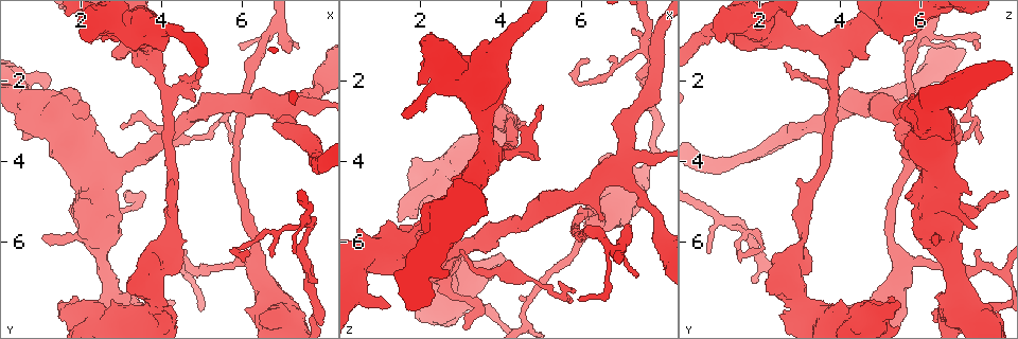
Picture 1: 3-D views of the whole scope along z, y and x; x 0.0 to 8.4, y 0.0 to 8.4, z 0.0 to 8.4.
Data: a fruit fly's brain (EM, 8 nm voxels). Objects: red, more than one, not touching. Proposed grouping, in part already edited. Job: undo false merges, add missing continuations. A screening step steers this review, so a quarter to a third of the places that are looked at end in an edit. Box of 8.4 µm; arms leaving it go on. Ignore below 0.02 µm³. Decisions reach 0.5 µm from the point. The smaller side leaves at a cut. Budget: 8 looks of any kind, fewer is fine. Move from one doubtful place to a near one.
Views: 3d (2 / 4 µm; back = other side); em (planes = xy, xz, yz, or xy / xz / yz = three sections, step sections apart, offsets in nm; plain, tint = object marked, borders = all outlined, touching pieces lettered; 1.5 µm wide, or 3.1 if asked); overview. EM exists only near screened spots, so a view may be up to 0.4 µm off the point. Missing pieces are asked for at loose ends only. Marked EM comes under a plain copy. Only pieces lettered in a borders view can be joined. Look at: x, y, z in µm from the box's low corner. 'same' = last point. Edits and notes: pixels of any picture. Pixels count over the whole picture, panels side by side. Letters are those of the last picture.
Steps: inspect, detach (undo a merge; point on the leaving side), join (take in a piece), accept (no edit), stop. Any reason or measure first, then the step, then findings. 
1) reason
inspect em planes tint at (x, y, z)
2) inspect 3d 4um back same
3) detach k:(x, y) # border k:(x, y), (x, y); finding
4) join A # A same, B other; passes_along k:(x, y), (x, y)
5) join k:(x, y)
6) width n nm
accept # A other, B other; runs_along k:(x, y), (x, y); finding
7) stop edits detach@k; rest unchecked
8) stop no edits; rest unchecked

free end
inspect em xz step 8 tint at (7.90, 7.00, 1.90)

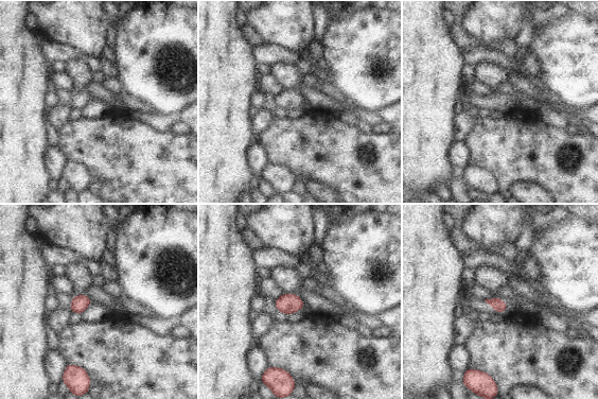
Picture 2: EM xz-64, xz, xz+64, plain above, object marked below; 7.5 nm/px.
cut it another way
inspect em planes borders same

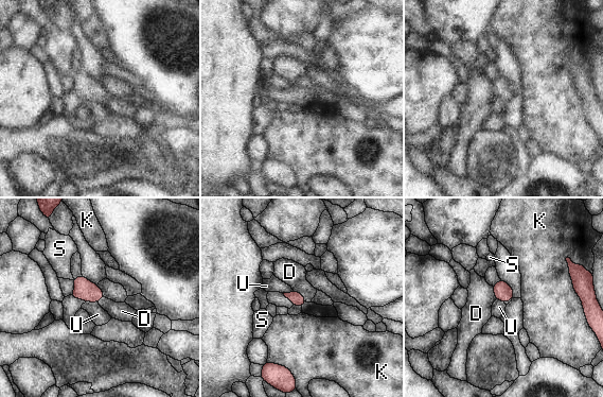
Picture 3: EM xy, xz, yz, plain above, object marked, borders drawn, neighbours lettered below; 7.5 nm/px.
accept # D other, K other, S other, U other; border 3:(294, 290), (306, 301); no lettered piece goes on from it

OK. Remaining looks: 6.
branch stops here
inspect em xz step 8 tint at (2.10, 2.95, 5.35)

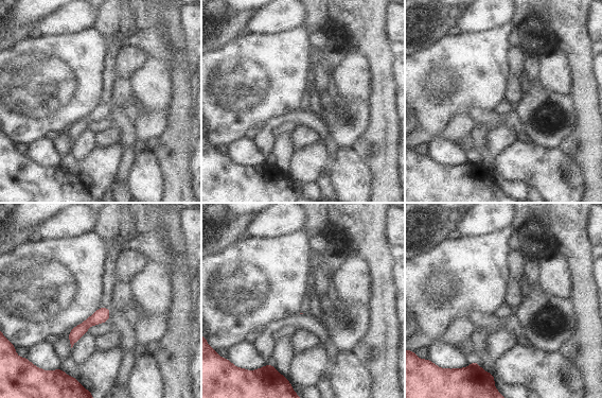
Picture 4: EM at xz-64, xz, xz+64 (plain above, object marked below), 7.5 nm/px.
cut it another way
inspect em planes borders same

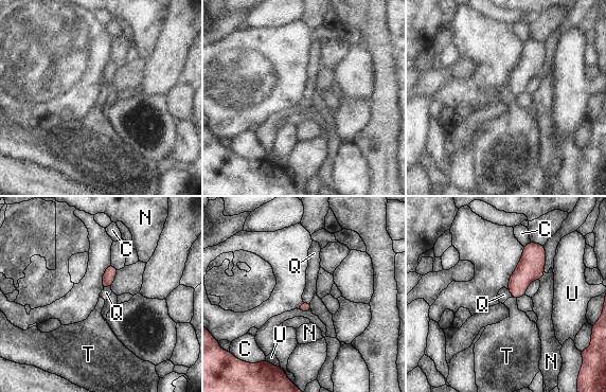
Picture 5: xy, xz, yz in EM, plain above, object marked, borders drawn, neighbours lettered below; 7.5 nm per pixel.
accept # C other, N other, Q other, T other, U other; border 5:(513, 297), (516, 300); none of them fits

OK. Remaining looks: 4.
thick end
inspect 3d 2um at (1.15, 2.15, 7.55)

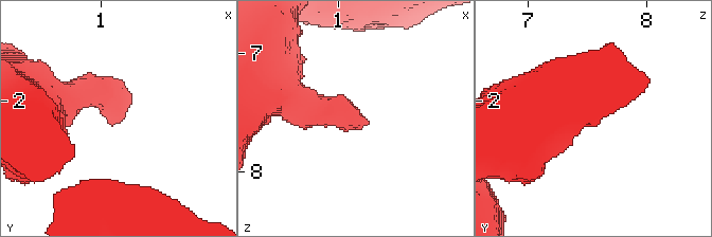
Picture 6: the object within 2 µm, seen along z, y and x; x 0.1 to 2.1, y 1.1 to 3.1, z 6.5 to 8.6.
shape alone is not enough
inspect em planes borders at (1.16, 2.20, 7.56)

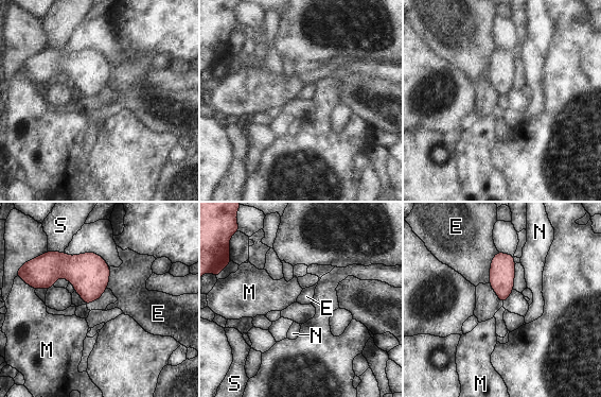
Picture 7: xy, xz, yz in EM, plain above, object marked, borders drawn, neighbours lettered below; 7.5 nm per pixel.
accept # E other, M other, N other, S other; border 7:(498, 252), (491, 263), (489, 282); no lettered piece goes on from it

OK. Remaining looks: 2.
stop no edits; rest unchecked

